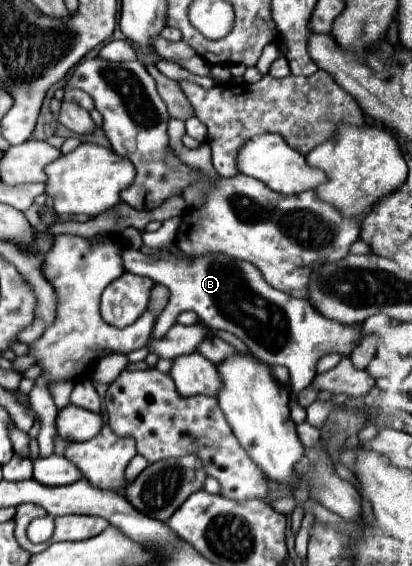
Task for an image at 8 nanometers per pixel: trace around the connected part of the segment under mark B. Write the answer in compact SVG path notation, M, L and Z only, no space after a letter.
M126 246L122 252L122 260L128 272L138 274L138 276L146 276L150 280L154 280L156 284L162 284L170 290L170 300L168 300L168 308L164 308L164 312L160 314L160 320L156 322L156 328L152 332L152 338L160 338L168 332L168 328L176 322L178 314L184 310L192 310L198 314L198 318L208 324L210 328L218 328L218 330L226 330L234 336L238 336L252 354L256 354L262 362L272 364L272 366L286 366L290 372L290 380L292 380L292 390L294 390L294 398L298 396L298 392L302 388L306 388L314 376L316 376L316 364L322 356L326 354L342 354L342 356L350 356L350 352L354 350L354 346L358 344L358 340L364 334L378 334L380 330L388 328L390 320L386 316L372 316L366 322L358 324L358 326L344 326L338 322L332 322L324 316L320 316L308 300L304 298L294 298L286 292L280 292L276 288L272 288L260 274L260 270L246 262L246 260L234 260L226 254L204 254L204 256L190 256L184 258L176 252L170 252L166 256L162 254L148 254L144 256L142 252Z

